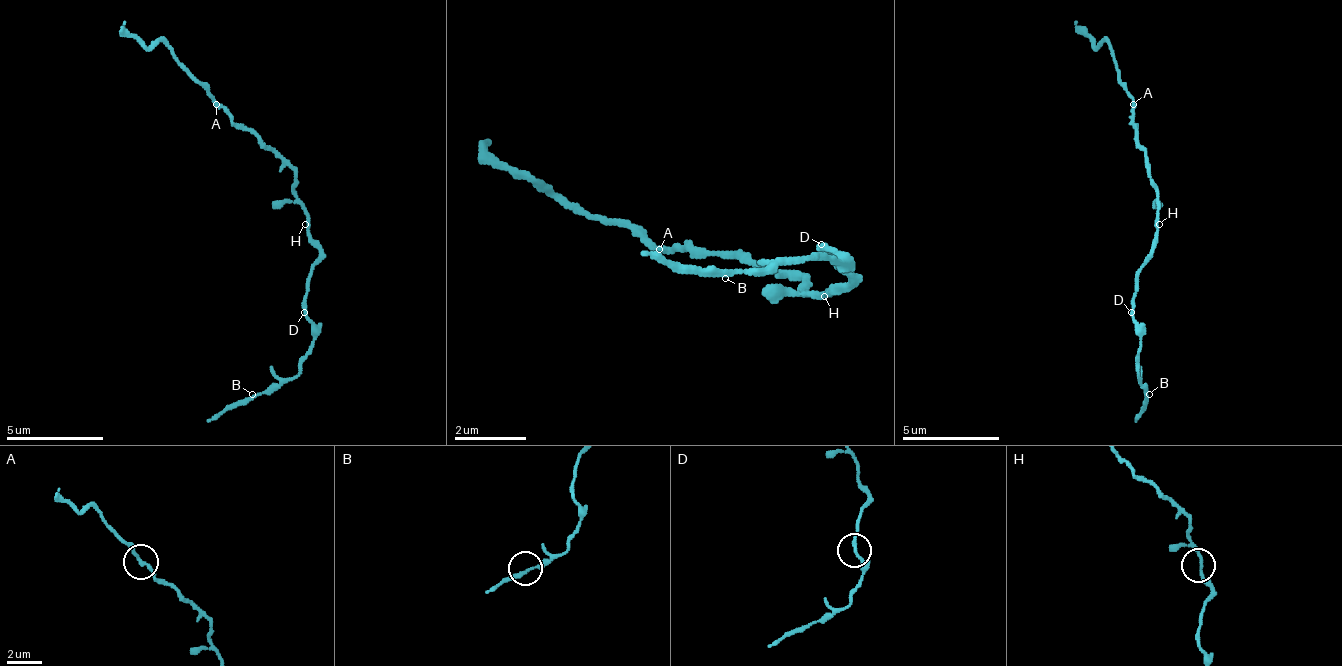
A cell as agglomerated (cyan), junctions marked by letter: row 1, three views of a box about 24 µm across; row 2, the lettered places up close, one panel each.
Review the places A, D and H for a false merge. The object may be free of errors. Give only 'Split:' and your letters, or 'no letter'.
Split: D

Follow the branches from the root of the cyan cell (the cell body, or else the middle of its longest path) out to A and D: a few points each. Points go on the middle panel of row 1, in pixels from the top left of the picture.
A: (815, 296), (806, 296), (806, 278), (779, 278), (770, 269), (752, 269), (725, 251), (662, 251)
D: (815, 296), (833, 296), (851, 278), (824, 251), (824, 242)

